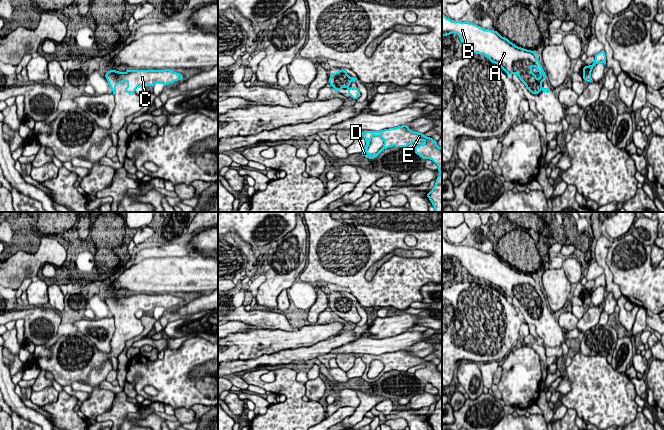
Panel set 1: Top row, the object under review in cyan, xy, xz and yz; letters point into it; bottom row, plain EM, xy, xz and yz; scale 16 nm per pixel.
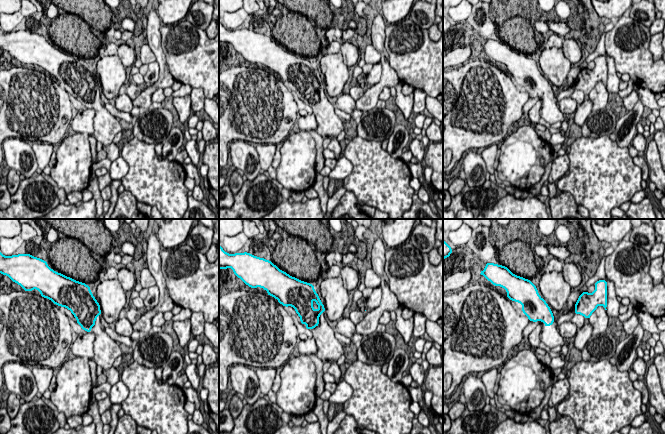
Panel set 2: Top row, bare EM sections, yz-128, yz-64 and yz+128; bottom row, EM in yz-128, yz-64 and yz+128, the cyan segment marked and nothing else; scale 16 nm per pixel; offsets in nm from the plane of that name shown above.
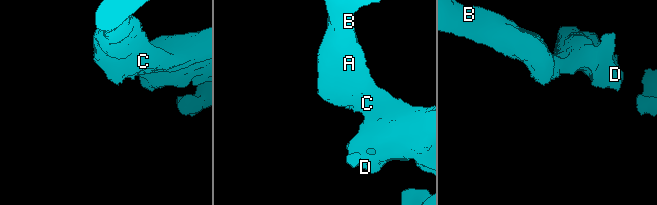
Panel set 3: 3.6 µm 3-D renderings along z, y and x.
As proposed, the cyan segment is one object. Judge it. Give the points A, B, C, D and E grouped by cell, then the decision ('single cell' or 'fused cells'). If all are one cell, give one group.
A B C D E | single cell

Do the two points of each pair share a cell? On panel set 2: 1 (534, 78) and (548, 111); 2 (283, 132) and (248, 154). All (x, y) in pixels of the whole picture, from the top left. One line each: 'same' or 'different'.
1: same
2: different

